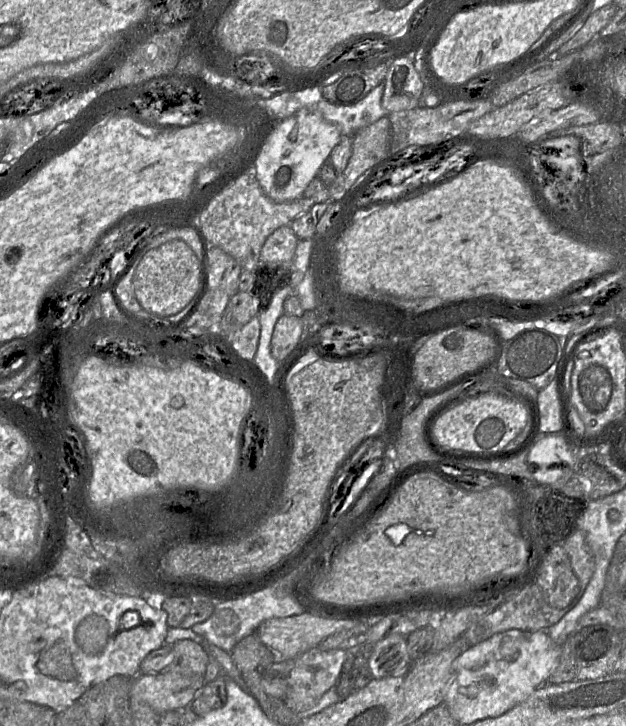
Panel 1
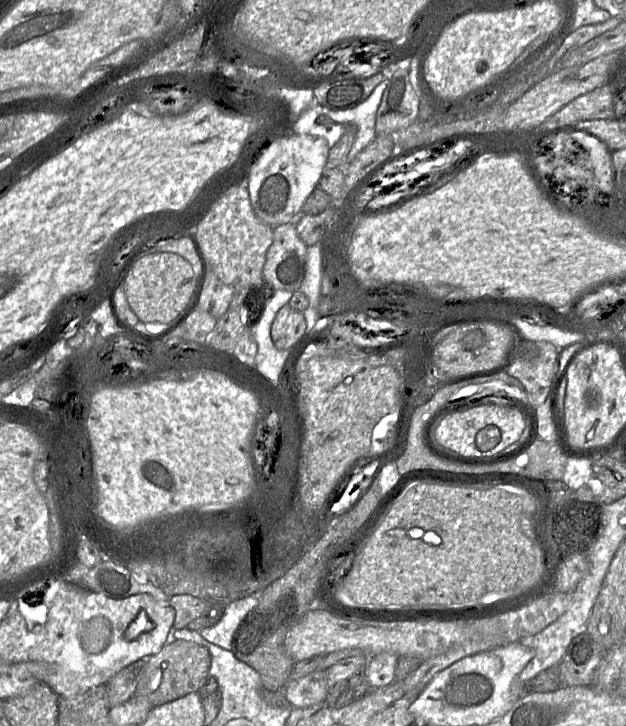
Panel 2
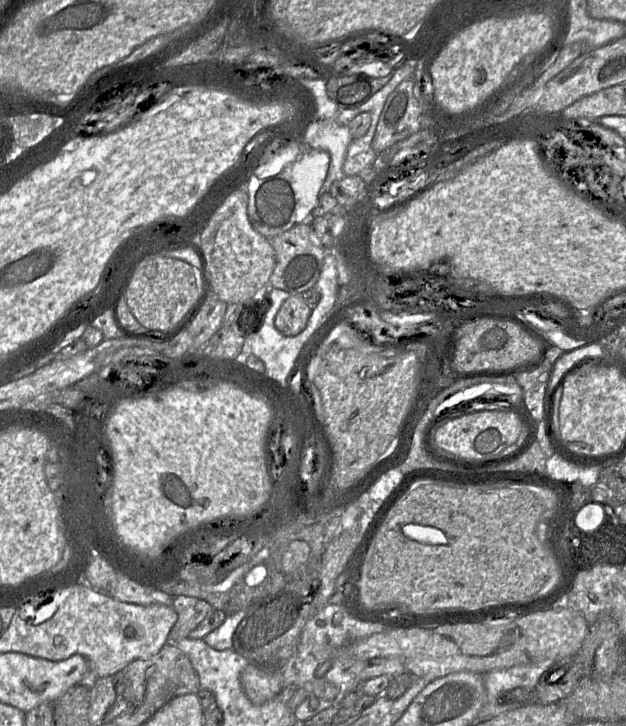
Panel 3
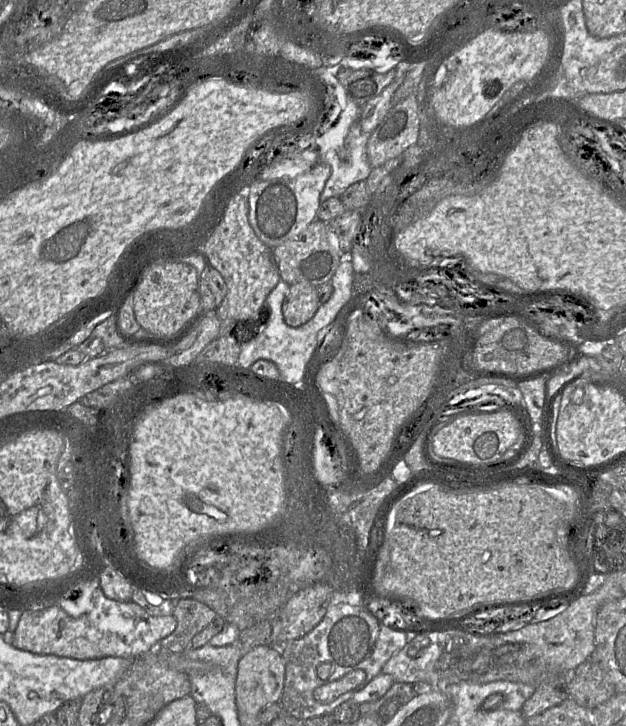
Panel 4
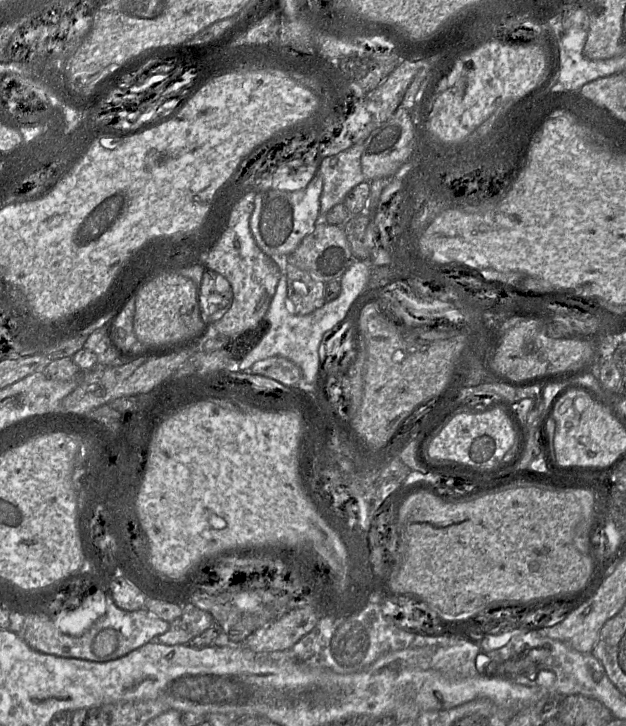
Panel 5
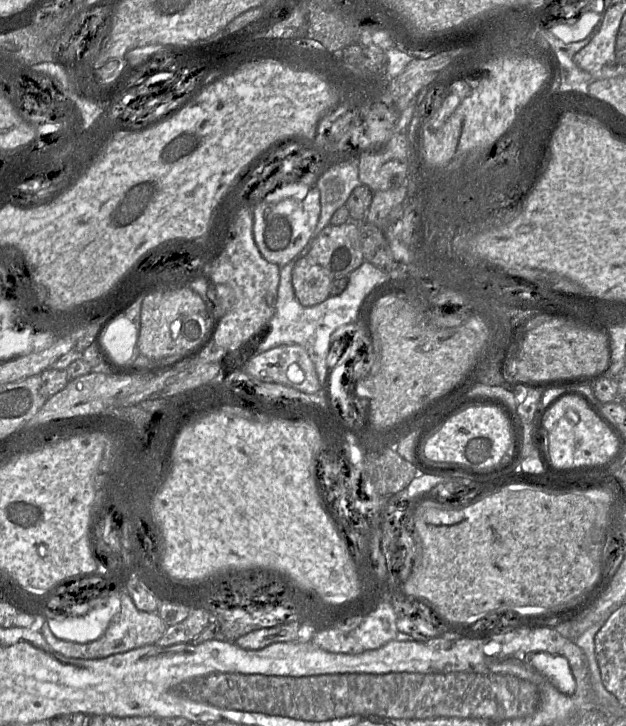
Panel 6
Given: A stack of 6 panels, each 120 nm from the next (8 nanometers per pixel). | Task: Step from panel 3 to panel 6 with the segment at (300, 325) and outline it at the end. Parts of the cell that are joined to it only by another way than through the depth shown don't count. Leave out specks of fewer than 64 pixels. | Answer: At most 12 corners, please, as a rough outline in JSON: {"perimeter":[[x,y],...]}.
{"perimeter":[[309,253],[292,270],[303,306],[330,296],[333,277]]}

